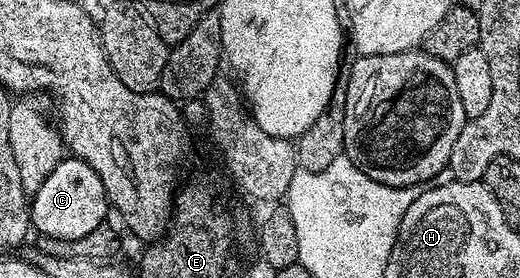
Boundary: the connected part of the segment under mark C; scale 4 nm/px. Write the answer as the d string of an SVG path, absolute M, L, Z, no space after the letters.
M64 157L52 173L44 180L44 185L36 189L29 200L30 222L39 236L47 235L64 241L76 241L96 229L96 225L107 222L108 200L104 181L83 159Z

